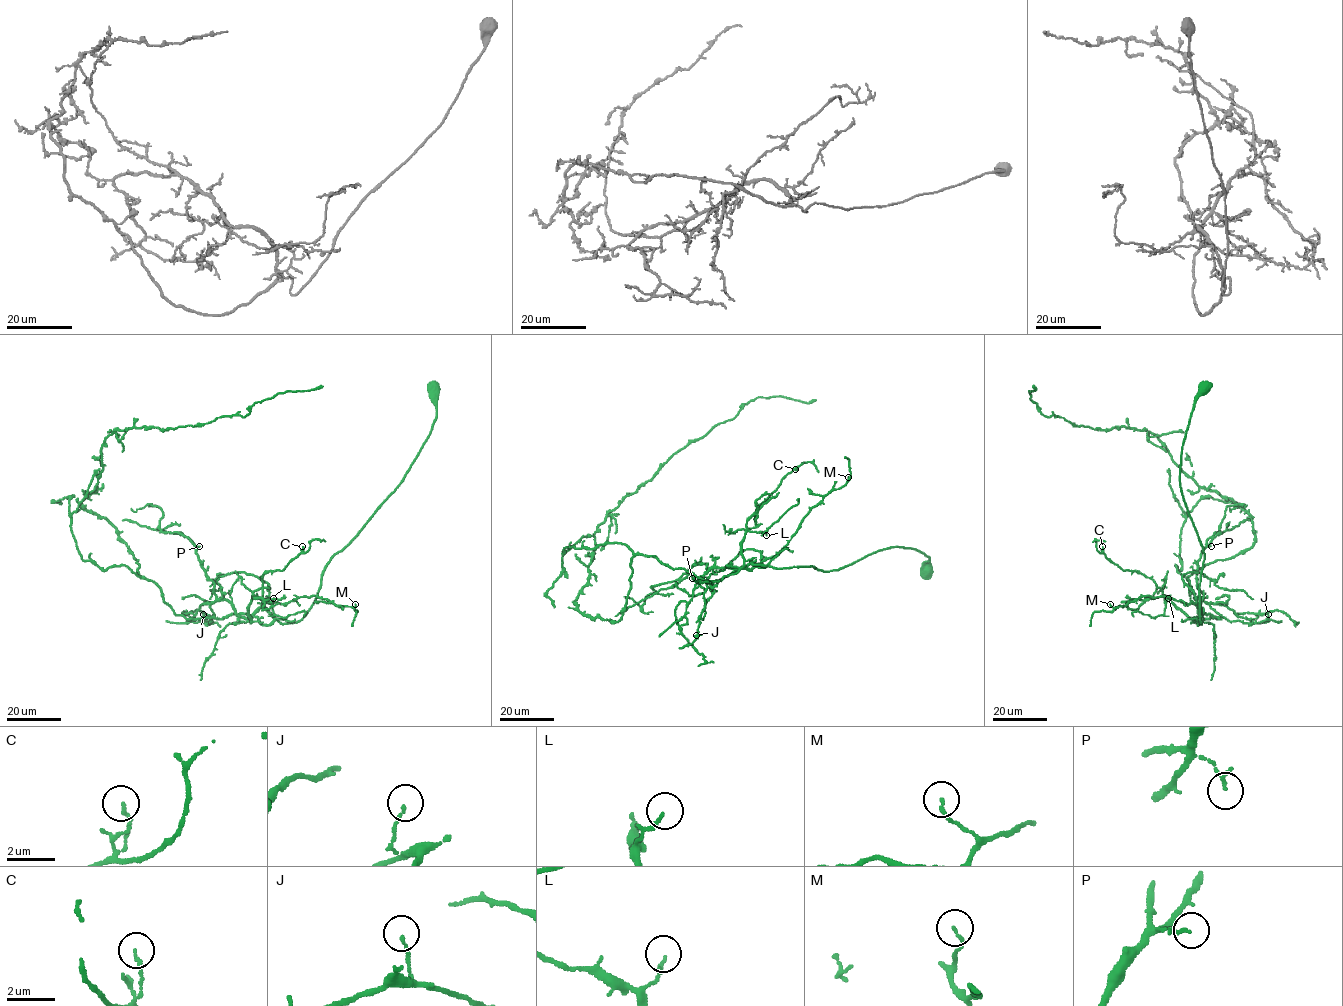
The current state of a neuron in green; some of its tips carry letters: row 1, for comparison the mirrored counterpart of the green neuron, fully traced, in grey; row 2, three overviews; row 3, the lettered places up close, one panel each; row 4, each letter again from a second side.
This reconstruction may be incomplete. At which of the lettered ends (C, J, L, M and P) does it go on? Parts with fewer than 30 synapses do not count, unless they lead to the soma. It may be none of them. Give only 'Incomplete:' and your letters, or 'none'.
Incomplete: none

